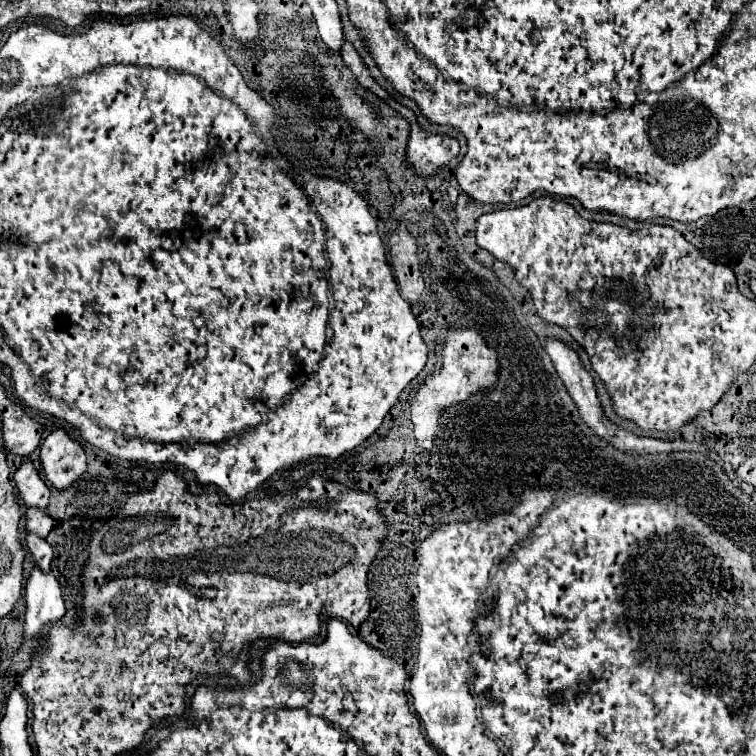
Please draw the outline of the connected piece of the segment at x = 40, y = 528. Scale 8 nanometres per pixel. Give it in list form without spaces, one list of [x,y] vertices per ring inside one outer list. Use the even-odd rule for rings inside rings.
[[[28,508],[26,510],[26,526],[24,530],[28,534],[36,534],[38,538],[46,538],[48,532],[52,530],[54,526],[54,520],[46,514],[46,512],[38,512],[38,508]]]

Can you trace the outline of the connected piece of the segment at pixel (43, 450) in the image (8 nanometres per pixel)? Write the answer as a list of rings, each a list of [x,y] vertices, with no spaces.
[[[54,430],[40,446],[40,464],[46,480],[64,490],[86,472],[86,454],[64,430]]]

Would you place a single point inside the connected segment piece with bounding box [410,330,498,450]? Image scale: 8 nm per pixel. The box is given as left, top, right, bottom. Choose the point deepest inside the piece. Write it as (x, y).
(469, 364)

